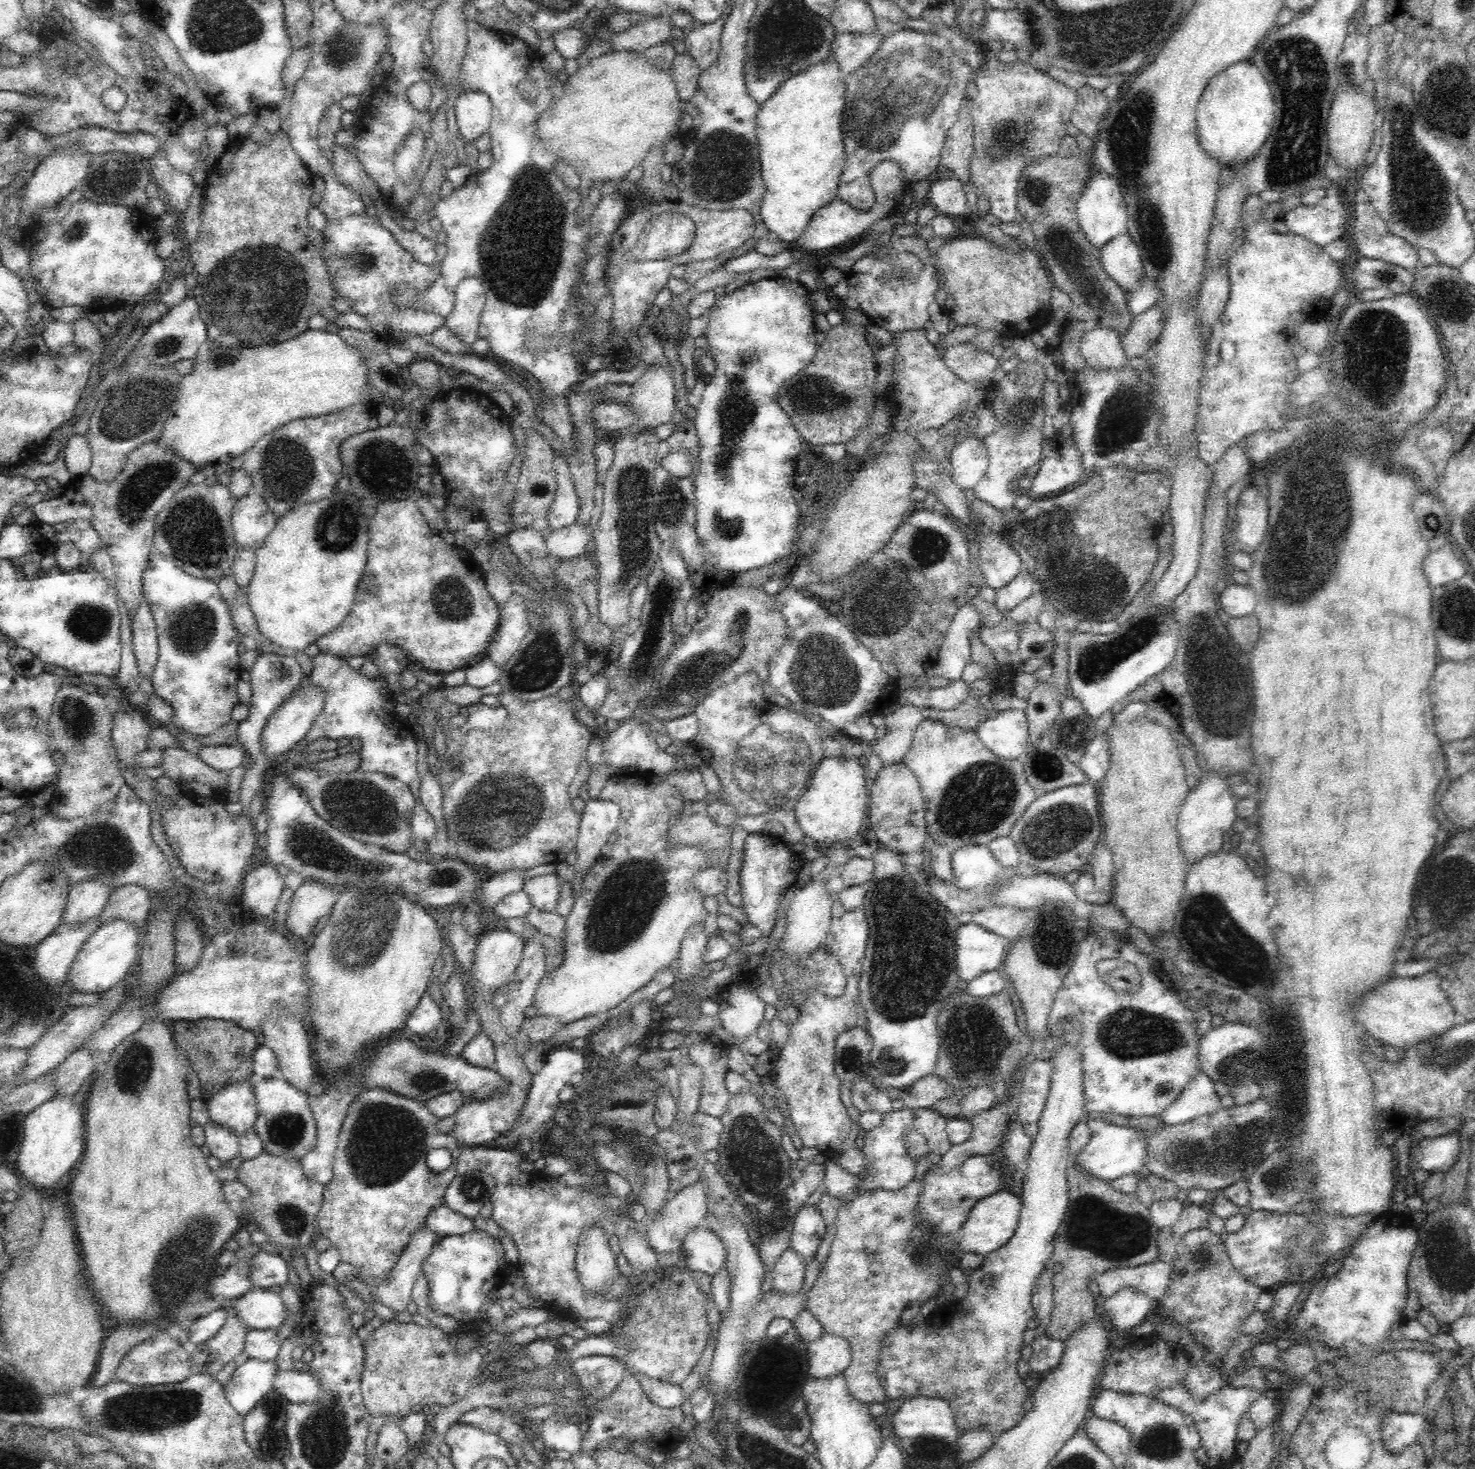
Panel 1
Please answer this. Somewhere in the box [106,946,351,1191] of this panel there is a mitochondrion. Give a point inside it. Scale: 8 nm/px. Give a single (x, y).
(133, 1072)

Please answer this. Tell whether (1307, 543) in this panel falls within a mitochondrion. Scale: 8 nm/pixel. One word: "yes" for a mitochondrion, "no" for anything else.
yes

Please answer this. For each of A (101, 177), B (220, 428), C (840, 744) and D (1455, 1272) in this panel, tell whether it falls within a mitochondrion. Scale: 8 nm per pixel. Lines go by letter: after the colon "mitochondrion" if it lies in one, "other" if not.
A: other
B: other
C: other
D: mitochondrion

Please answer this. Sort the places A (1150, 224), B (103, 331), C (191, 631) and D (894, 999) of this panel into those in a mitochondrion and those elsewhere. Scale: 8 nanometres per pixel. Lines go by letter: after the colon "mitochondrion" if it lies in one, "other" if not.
A: mitochondrion
B: other
C: mitochondrion
D: mitochondrion

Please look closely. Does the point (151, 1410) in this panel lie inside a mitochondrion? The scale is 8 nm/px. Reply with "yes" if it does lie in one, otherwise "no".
yes

